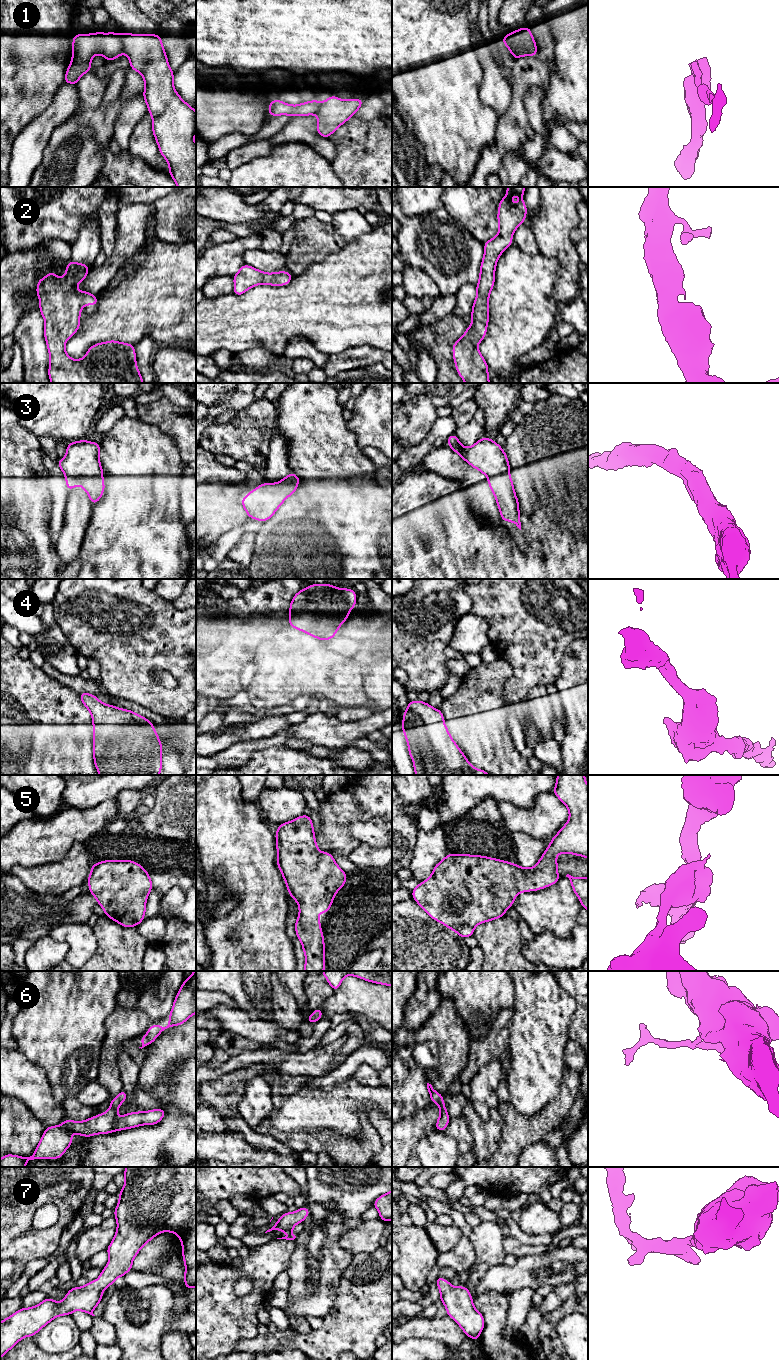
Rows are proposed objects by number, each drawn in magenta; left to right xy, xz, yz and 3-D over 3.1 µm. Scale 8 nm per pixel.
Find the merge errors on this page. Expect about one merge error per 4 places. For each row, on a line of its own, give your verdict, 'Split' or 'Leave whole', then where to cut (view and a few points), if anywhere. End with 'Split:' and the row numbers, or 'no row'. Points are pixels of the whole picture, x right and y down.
1: Split. Split along xy (119, 34), (122, 40), (123, 51)
2: Leave whole. No split
3: Leave whole. No split
4: Leave whole. No split
5: Leave whole. No split
6: Leave whole. No split
7: Leave whole. No split
Split: 1

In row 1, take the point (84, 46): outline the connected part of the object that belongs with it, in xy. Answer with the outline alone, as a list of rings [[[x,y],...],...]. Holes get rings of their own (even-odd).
[[[119,33],[73,35],[72,60],[63,82],[77,85],[83,74],[91,72],[91,59],[96,54],[102,55],[107,61],[113,61],[122,53],[123,43]]]

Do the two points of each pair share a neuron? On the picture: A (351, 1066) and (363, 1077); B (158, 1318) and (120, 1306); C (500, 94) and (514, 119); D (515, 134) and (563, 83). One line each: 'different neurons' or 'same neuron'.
A: different neurons
B: same neuron
C: different neurons
D: different neurons

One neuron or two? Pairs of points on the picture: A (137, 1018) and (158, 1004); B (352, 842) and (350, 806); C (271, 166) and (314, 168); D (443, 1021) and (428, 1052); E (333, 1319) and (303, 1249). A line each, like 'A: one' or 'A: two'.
A: two
B: one
C: one
D: two
E: two

